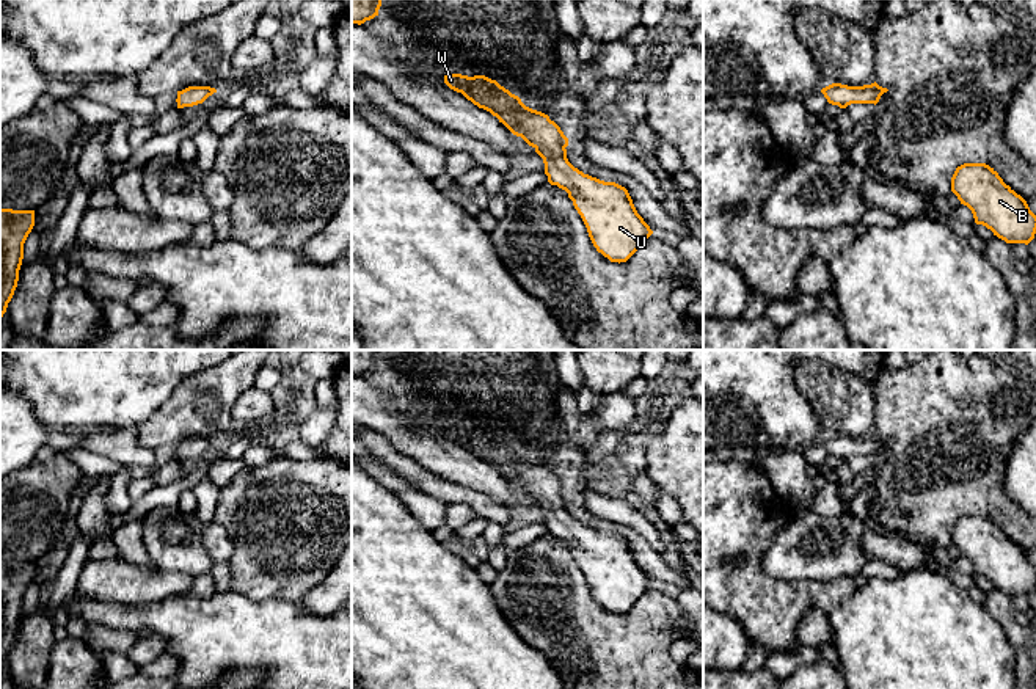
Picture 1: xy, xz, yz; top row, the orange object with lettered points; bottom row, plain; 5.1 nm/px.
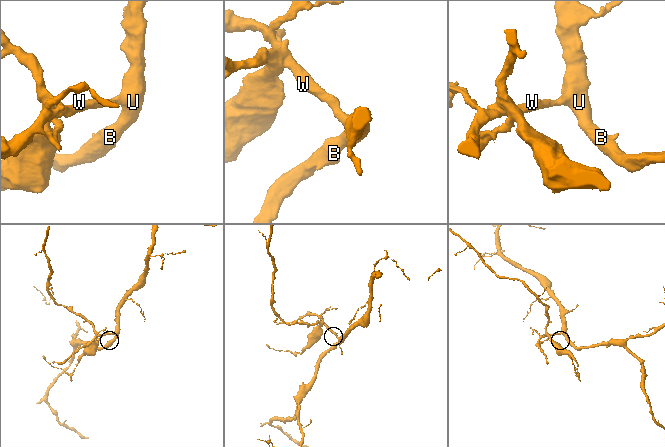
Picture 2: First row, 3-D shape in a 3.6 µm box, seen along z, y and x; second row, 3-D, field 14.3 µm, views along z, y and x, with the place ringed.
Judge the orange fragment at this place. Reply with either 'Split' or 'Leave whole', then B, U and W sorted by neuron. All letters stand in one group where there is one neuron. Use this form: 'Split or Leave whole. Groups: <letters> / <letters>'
Split. Groups: B U / W

